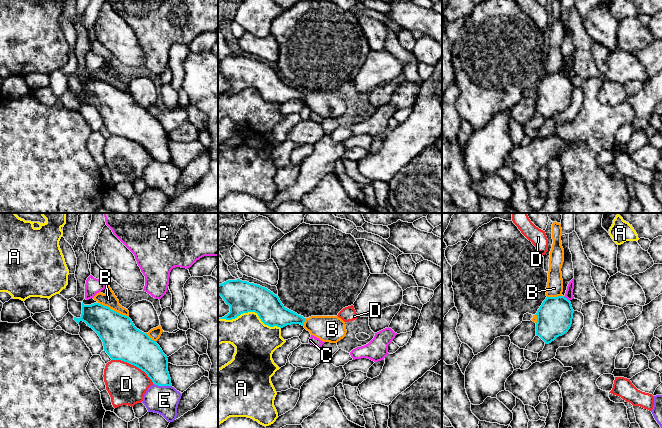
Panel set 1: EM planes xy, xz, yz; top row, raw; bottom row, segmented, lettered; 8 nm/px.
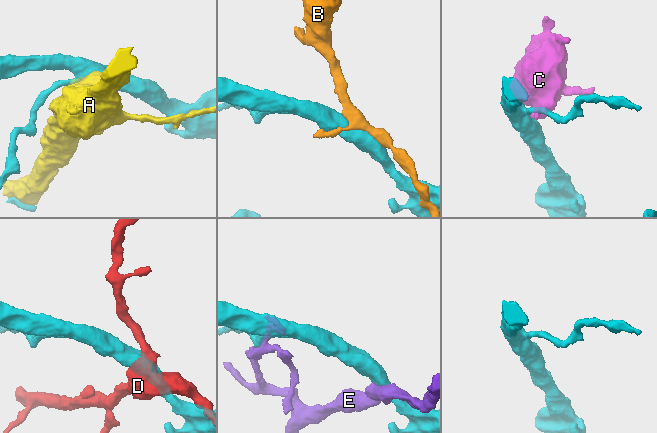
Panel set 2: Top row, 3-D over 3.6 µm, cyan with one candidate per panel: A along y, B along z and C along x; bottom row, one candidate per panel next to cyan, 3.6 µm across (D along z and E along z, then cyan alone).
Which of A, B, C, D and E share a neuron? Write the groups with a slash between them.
A / B / C / D / E

